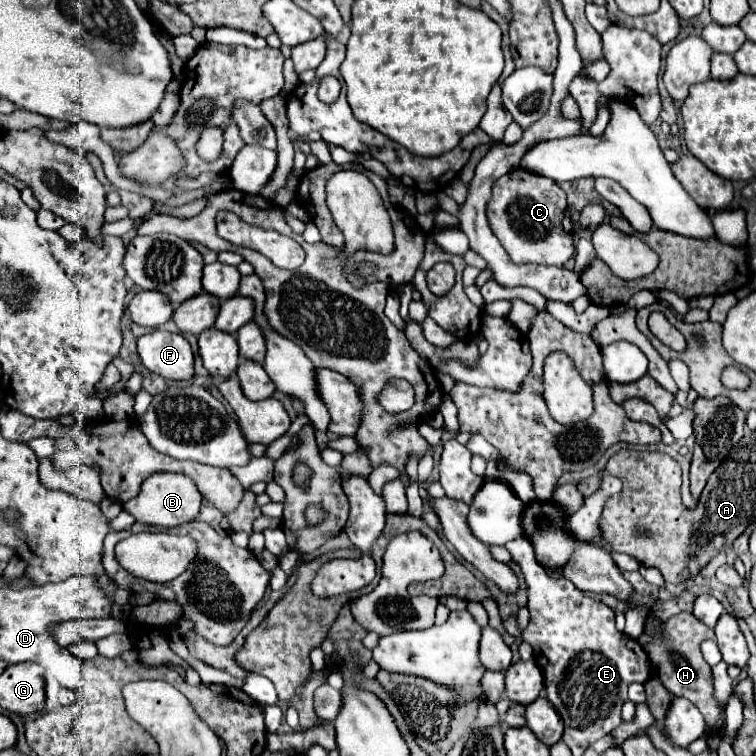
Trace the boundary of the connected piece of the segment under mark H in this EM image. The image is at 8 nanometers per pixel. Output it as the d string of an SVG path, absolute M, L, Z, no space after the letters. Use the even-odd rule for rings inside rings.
M680 612L672 618L668 618L664 622L664 630L668 634L668 642L658 642L658 644L650 644L646 648L648 658L652 662L658 662L658 678L662 680L664 688L668 692L672 692L674 696L682 696L688 698L704 716L706 726L716 726L724 706L716 700L714 696L714 678L712 678L712 668L708 666L708 662L702 658L700 652L700 642L714 638L714 630L708 628L706 624L702 624L698 618L694 618L690 612Z

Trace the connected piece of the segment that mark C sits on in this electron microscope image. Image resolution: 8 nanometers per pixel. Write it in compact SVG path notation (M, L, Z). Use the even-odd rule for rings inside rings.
M516 168L494 182L492 198L486 206L490 228L514 264L532 262L542 266L564 266L574 256L572 236L562 228L564 212L564 190L554 180L526 172L522 168Z

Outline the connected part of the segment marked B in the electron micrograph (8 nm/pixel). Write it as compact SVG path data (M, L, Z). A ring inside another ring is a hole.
M160 472L152 474L142 482L142 490L136 498L128 500L124 504L124 510L136 518L136 522L142 524L152 524L152 526L164 526L164 528L174 528L180 524L186 524L194 520L200 512L200 502L202 496L192 482L192 478L184 474L170 474L170 472Z

